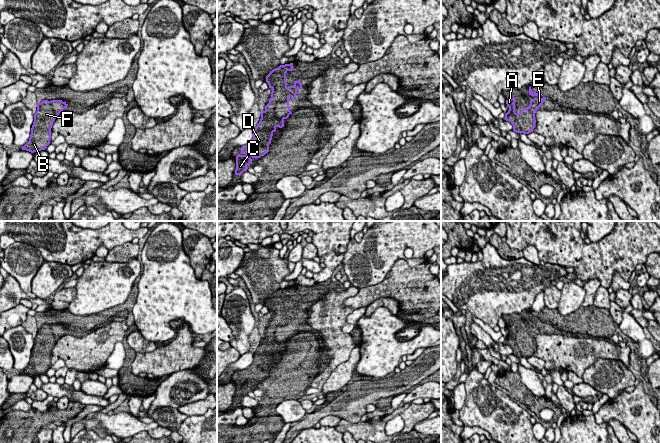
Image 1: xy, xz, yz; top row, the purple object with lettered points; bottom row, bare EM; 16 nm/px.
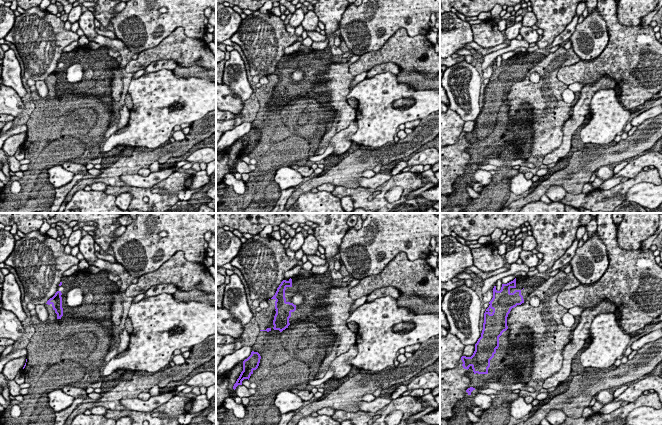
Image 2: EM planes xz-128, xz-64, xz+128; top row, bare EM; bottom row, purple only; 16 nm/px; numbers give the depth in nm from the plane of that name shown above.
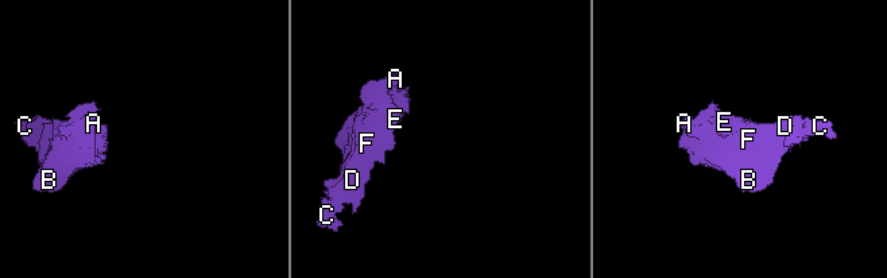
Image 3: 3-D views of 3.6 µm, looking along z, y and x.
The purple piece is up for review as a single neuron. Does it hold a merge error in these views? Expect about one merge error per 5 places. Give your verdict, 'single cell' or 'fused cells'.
single cell

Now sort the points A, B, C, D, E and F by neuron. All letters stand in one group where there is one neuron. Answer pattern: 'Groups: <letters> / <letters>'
Groups: A B C D E F

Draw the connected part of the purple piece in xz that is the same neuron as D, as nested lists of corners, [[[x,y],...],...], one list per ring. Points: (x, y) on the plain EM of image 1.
[[[293,287],[280,289],[267,300],[266,306],[272,313],[269,327],[261,335],[261,343],[253,354],[253,363],[241,371],[241,379],[236,380],[235,399],[241,399],[252,388],[253,382],[260,382],[269,376],[273,357],[276,352],[284,351],[284,344],[292,336],[289,331],[289,322],[295,322],[297,315],[302,313],[300,304],[294,305],[293,310],[286,307],[286,297],[293,295]]]

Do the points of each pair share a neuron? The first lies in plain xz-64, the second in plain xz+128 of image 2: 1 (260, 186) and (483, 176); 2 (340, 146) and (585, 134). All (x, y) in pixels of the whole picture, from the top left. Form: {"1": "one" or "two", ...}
{"1": "two", "2": "two"}

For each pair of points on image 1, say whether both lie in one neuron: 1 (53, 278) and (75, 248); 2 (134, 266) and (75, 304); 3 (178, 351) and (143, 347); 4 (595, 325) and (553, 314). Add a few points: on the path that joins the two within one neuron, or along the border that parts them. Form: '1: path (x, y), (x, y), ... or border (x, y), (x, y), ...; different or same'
1: border (44, 259), (50, 262), (66, 263), (70, 266); different
2: path (125, 278), (103, 285), (92, 296); same
3: border (156, 347), (151, 351), (136, 353); different
4: path (585, 322), (563, 322); same

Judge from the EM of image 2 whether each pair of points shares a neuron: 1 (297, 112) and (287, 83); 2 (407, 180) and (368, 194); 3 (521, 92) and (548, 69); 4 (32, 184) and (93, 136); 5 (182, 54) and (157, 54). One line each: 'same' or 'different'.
1: different
2: same
3: same
4: same
5: same

